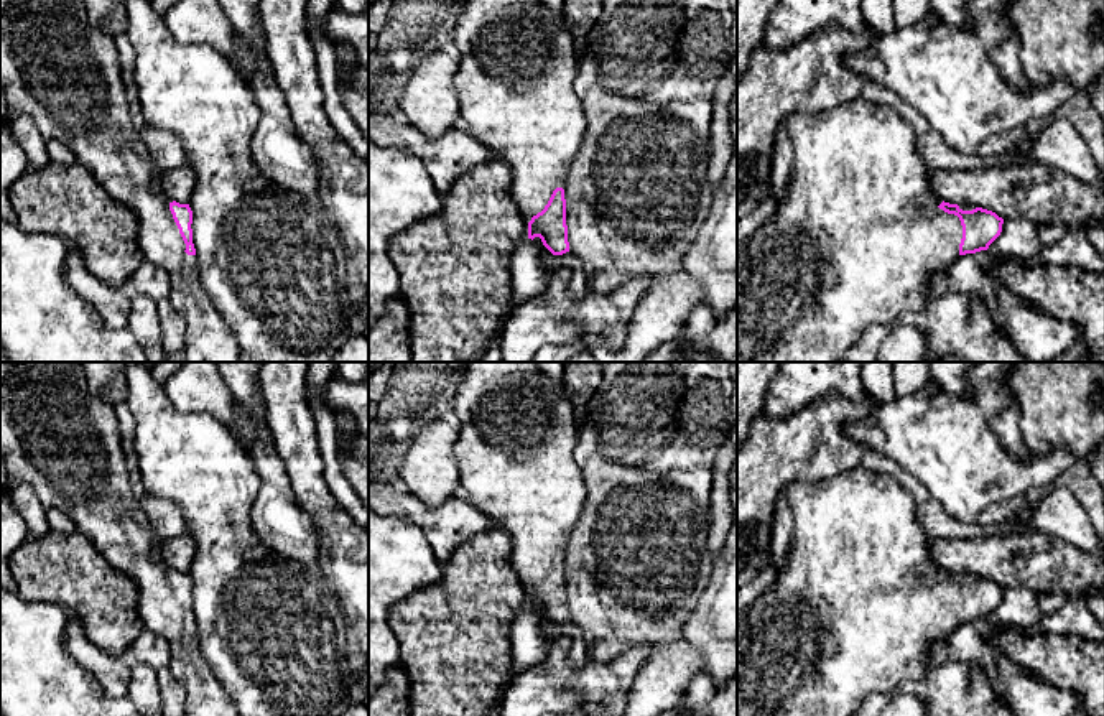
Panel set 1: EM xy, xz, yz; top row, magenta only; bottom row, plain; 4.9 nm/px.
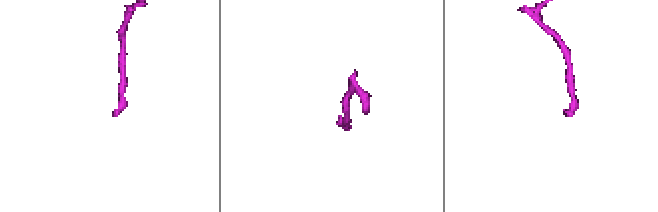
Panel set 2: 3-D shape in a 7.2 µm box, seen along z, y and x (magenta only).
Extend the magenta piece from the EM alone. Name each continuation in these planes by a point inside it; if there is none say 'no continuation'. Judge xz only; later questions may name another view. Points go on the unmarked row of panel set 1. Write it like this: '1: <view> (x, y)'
1: xz (509, 448)

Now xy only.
1: xy (55, 437)

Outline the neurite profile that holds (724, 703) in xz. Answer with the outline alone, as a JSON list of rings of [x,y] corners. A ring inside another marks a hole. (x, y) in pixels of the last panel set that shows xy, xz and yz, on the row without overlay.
[[[737,678],[719,686],[711,701],[689,708],[684,714],[671,711],[673,716],[737,716]]]

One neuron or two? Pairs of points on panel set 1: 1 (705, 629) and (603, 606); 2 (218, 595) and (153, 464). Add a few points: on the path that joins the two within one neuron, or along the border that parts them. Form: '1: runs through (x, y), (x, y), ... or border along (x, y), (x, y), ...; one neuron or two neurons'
1: border along (703, 590), (683, 626), (683, 637), (701, 659); two neurons
2: runs through (218, 562), (218, 527), (186, 496); one neuron

